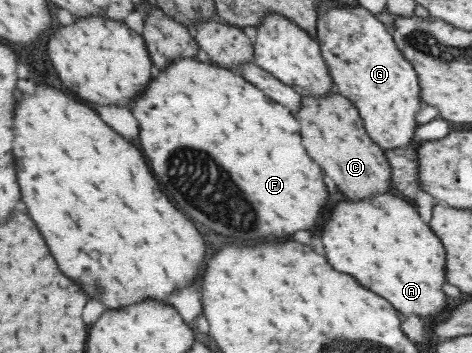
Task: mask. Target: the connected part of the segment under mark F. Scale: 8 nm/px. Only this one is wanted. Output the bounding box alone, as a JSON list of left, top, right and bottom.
[133,55,327,241]

